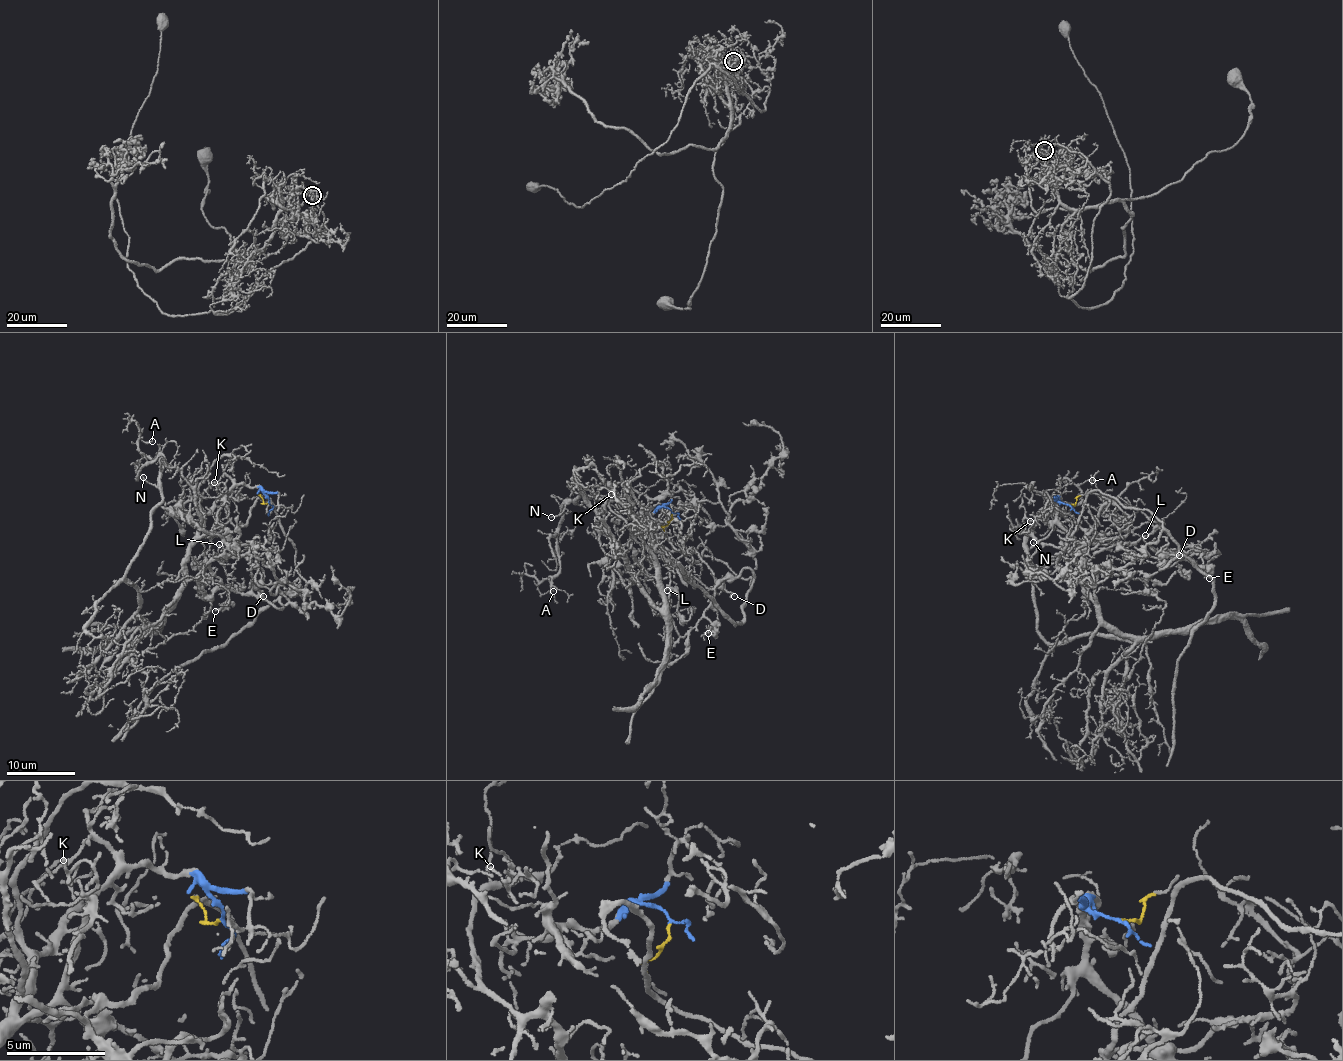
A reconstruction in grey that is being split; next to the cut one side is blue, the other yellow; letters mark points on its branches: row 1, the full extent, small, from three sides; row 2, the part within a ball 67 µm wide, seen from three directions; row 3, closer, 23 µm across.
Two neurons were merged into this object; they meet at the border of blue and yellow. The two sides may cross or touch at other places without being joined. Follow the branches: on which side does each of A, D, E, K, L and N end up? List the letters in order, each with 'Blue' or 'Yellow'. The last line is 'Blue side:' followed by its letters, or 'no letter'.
A: Blue
D: Yellow
E: Yellow
K: Blue
L: Yellow
N: Blue
Blue side: A, K, N

